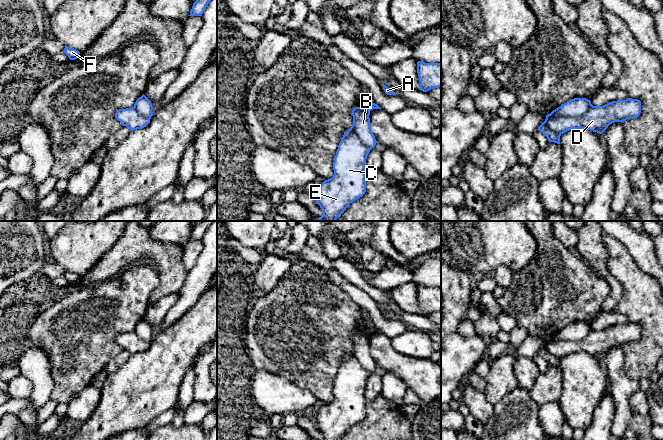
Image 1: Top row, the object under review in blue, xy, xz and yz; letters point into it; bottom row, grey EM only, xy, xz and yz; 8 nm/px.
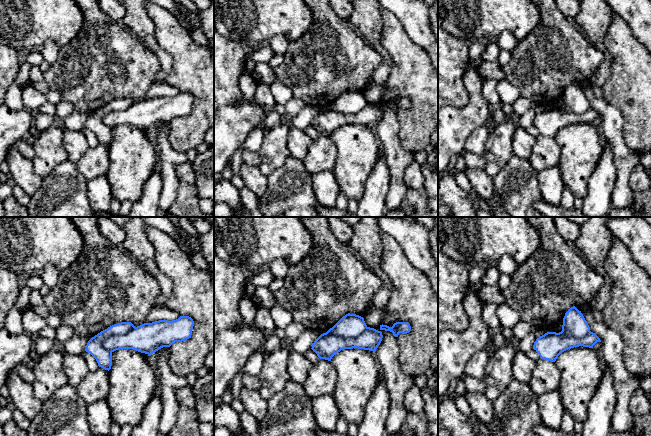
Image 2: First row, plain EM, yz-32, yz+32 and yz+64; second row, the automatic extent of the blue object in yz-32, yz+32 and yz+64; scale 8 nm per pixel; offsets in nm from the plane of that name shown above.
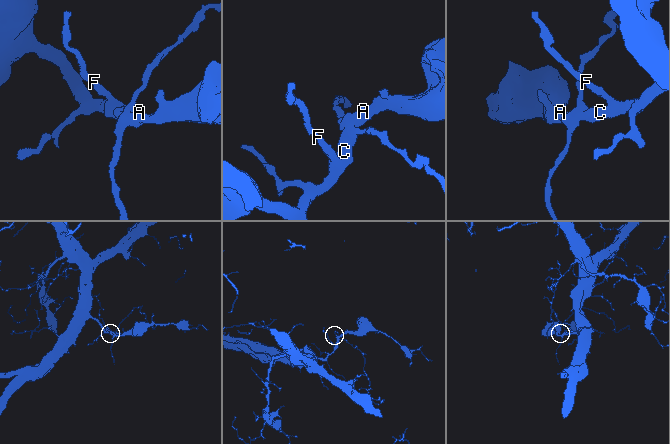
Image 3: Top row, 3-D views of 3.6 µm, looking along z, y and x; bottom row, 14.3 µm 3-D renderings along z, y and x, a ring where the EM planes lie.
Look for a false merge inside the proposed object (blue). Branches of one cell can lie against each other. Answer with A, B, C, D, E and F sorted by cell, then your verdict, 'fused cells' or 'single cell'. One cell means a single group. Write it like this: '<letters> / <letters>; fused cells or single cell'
A C D E F / B; fused cells

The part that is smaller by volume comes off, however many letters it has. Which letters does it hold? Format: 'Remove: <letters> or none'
Remove: B

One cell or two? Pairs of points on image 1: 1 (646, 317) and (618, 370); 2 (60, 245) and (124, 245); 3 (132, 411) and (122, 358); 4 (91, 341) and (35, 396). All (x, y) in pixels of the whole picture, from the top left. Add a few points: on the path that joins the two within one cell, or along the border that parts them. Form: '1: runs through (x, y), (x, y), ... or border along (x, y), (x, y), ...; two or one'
1: border along (622, 347), (623, 371), (629, 377), (636, 380); two
2: border along (124, 231), (97, 262); two
3: border along (131, 355), (115, 371), (107, 374); two
4: border along (47, 356), (50, 362), (53, 382), (51, 398); two

